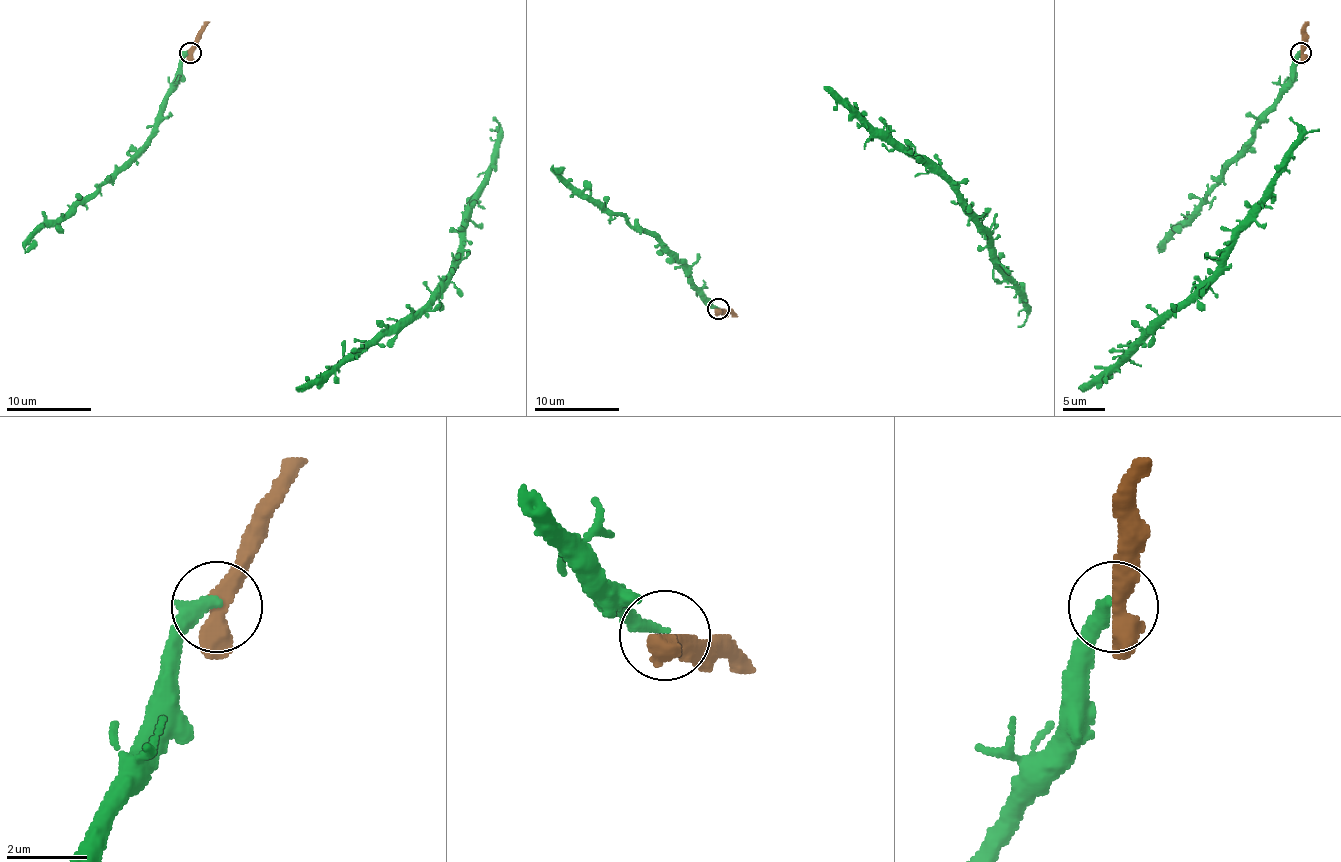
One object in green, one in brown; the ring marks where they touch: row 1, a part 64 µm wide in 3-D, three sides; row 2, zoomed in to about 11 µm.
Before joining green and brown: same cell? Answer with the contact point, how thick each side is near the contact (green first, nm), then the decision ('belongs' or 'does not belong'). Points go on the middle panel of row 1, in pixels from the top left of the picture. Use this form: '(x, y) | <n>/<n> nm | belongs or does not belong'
(718, 309) | 340/460 nm | belongs

